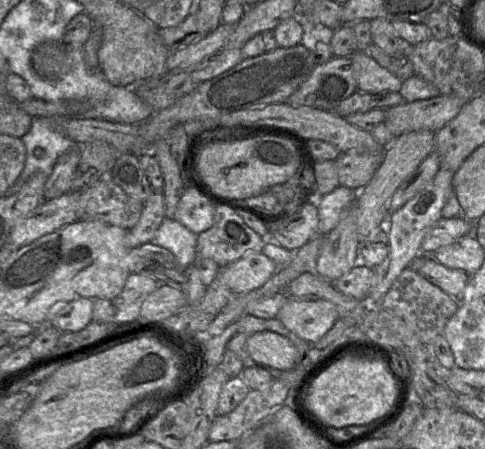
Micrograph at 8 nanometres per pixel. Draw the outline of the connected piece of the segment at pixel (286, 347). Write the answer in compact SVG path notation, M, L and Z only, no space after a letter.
M265 330L250 335L246 340L246 350L259 366L281 371L296 367L296 347L286 337L273 331Z

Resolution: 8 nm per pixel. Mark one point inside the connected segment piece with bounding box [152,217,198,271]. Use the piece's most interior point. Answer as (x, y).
(172, 235)

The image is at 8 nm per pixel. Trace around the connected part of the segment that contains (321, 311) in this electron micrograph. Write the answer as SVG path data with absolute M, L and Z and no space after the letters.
M288 298L276 318L299 338L315 343L334 326L339 315L328 301Z

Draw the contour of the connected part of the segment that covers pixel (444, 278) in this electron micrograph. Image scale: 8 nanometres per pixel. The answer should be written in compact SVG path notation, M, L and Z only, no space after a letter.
M420 253L409 265L409 267L416 270L422 277L428 280L430 283L439 287L443 292L454 298L458 304L464 295L469 277L465 272L461 270L447 268L438 261L436 261L432 254Z

